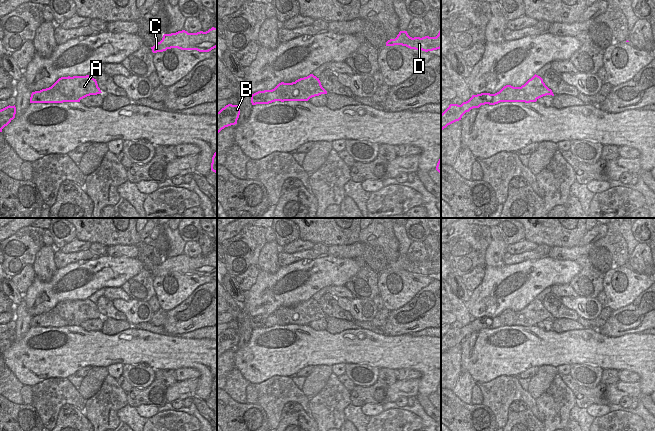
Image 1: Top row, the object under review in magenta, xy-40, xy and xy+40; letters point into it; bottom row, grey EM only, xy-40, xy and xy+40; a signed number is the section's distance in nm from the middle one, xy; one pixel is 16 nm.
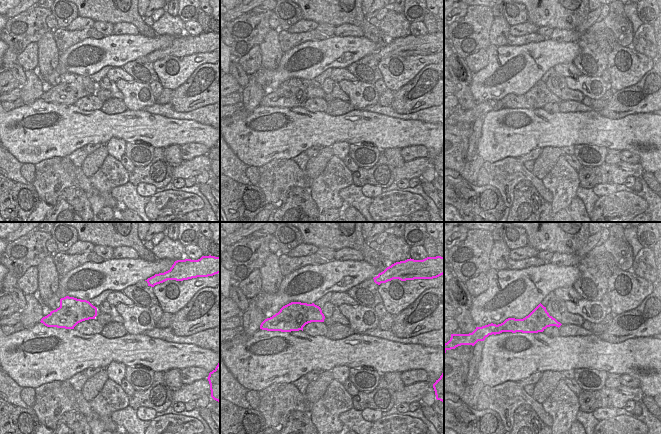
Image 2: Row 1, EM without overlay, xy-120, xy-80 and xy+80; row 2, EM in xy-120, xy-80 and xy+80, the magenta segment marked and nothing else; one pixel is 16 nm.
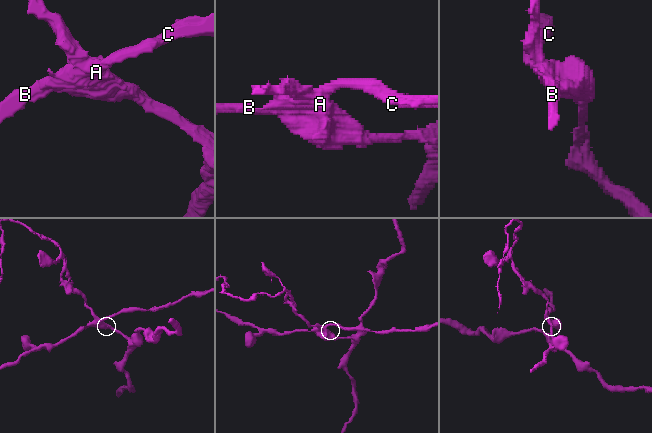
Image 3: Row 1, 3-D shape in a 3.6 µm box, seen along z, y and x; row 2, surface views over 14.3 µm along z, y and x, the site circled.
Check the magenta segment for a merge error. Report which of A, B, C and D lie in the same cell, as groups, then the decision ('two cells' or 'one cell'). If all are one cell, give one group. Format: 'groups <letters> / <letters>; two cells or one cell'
groups A / B C D; two cells

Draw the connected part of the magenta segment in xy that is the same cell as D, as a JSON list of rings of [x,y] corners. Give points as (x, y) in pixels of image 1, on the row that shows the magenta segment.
[[[441,29],[436,37],[410,37],[407,31],[400,31],[395,39],[386,42],[386,46],[402,45],[410,49],[422,50],[425,52],[441,48]]]

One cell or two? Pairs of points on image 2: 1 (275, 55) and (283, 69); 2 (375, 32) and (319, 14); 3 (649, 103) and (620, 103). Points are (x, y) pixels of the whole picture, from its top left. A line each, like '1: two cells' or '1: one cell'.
1: two cells
2: one cell
3: one cell

